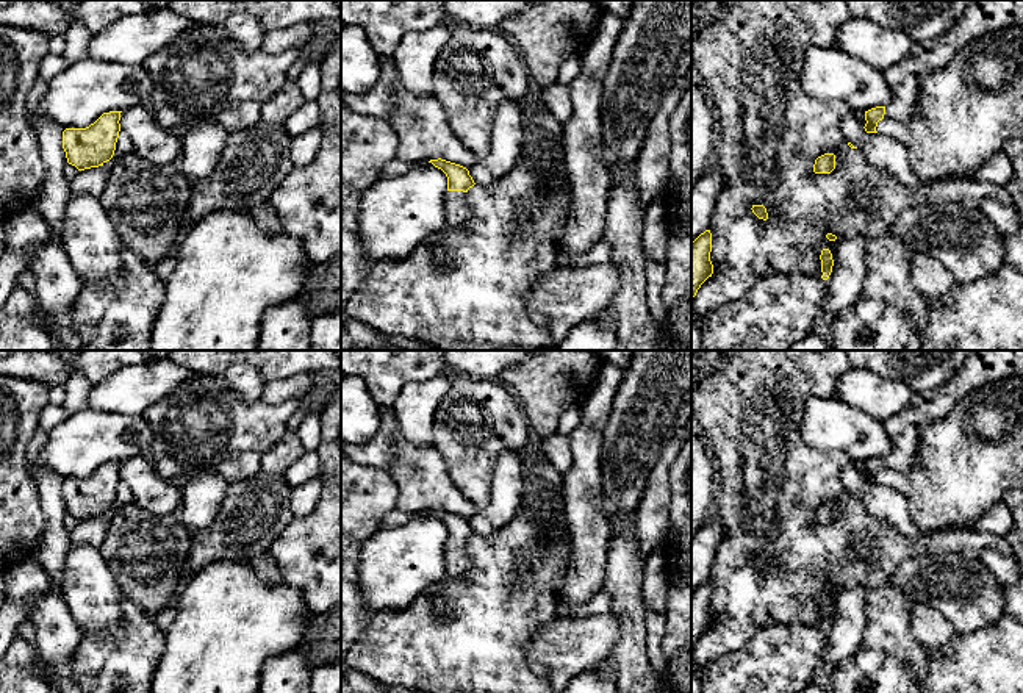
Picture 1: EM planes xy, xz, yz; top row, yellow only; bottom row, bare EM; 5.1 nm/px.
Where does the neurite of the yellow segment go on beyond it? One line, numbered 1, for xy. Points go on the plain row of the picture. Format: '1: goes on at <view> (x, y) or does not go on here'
1: does not go on here

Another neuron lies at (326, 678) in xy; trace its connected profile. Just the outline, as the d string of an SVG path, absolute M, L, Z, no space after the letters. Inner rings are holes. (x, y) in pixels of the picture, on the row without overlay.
M341 662L313 668L310 693L341 693Z

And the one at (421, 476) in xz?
M397 430L396 455L386 469L397 487L396 508L402 513L446 510L466 519L479 508L452 482L447 465L435 447L410 444Z

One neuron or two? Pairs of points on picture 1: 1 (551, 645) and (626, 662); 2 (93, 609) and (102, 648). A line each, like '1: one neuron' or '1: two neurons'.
1: two neurons
2: two neurons

